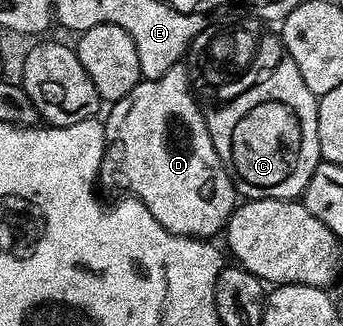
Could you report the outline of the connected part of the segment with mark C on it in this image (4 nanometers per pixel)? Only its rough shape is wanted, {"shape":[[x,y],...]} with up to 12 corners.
{"shape":[[294,58],[212,116],[244,200],[300,200],[322,163]]}

